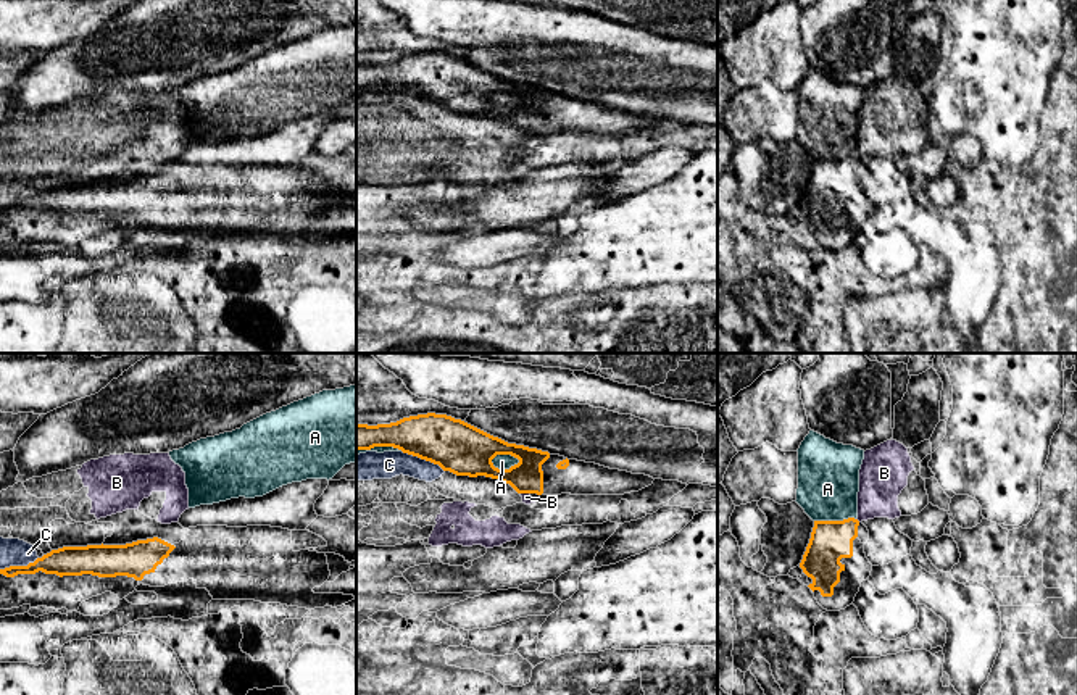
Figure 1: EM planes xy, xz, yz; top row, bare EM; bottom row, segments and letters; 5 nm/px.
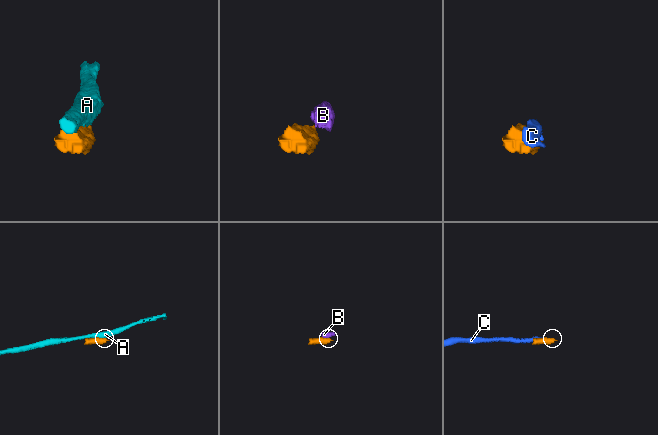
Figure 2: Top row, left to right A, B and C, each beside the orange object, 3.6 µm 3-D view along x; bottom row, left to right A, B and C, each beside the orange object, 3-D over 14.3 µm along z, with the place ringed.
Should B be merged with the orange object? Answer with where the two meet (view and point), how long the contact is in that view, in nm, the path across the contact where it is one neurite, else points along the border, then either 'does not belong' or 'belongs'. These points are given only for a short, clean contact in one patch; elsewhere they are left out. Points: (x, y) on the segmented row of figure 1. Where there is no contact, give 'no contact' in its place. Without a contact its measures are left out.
meets orange in xz at (526, 492); contact 50 nm long; border along xz (521, 492), (529, 494); does not belong

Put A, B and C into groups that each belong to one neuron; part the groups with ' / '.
A / B C

